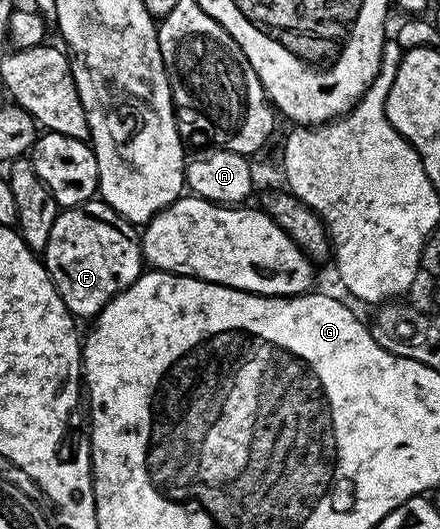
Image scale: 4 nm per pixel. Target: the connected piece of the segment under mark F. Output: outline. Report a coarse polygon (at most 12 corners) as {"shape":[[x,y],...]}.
{"shape":[[62,209],[43,261],[74,319],[143,273],[138,227]]}

